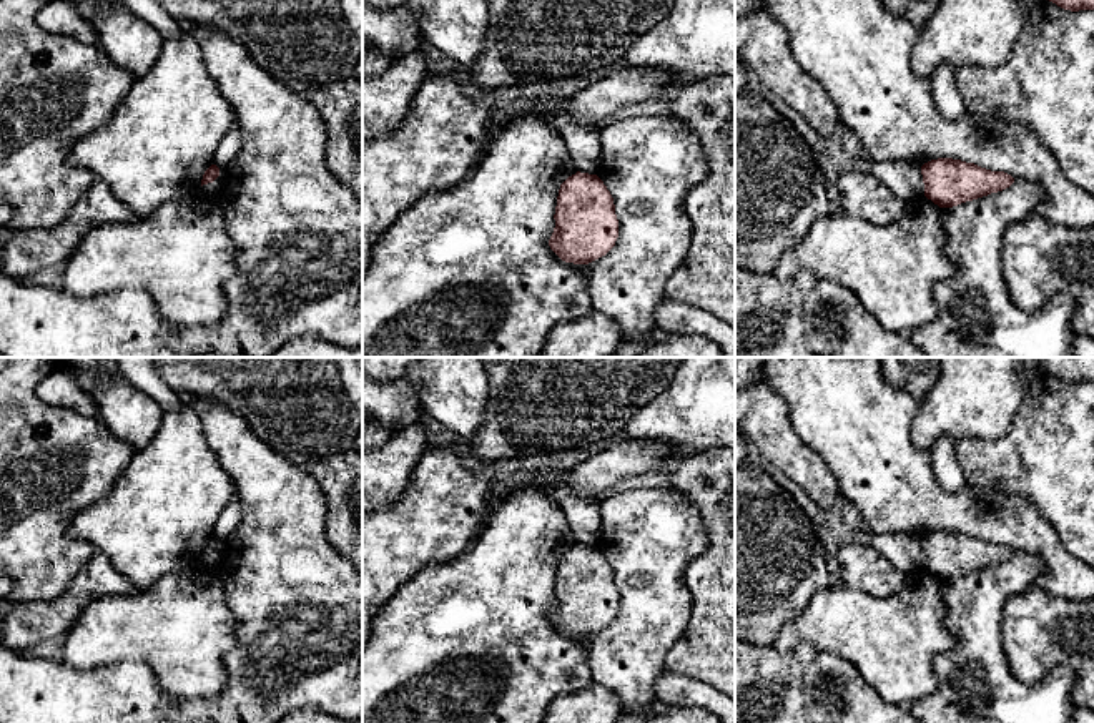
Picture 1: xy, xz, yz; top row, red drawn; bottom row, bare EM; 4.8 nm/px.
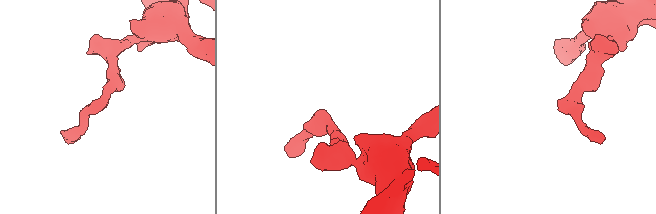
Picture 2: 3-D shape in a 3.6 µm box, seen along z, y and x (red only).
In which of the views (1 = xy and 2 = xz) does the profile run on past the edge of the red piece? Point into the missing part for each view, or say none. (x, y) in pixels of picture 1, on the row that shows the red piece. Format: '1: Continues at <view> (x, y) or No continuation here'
1: No continuation here
2: No continuation here

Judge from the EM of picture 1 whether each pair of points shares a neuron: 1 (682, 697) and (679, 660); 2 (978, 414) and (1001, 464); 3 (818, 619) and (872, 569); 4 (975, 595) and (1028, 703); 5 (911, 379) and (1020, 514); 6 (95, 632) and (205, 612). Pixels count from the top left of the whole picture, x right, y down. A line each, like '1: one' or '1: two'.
1: two
2: two
3: two
4: one
5: two
6: one

